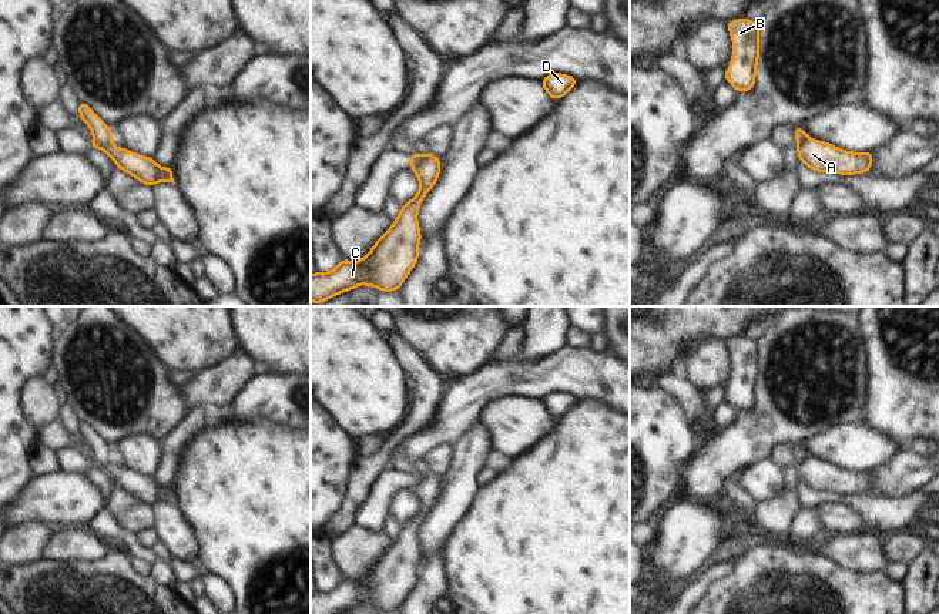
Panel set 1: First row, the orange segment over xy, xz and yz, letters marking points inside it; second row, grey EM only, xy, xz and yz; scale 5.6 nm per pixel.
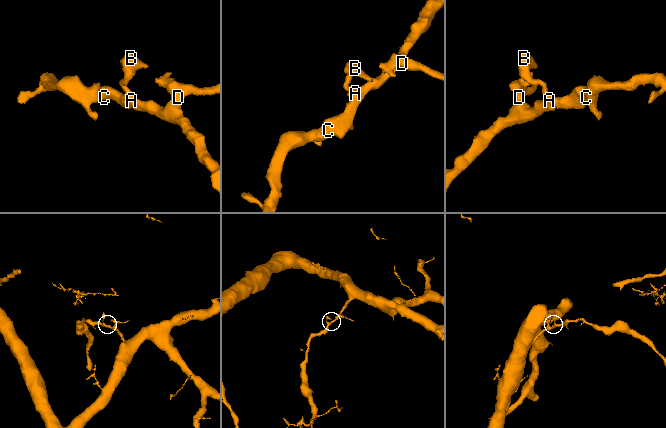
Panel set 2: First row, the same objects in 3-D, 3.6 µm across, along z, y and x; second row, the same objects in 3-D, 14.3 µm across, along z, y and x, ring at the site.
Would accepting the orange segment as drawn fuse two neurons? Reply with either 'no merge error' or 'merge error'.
merge error

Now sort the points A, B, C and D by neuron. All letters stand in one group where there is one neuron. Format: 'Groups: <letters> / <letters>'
Groups: A C D / B.

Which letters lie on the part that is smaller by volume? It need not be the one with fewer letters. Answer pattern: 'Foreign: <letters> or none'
Foreign: B

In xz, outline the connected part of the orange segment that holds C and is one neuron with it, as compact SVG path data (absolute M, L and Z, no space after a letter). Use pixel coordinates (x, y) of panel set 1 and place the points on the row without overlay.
M427 473L413 489L420 507L399 530L396 540L358 581L341 578L332 590L311 594L311 614L339 614L358 604L382 611L400 608L415 587L422 561L417 531L422 519L433 507L440 493L440 477Z

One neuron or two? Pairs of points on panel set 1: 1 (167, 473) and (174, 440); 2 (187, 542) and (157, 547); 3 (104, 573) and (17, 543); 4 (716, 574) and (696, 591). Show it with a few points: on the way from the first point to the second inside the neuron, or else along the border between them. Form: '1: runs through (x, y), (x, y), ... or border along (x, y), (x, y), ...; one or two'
1: runs through (168, 465), (173, 449); one
2: border along (157, 539), (171, 559); two
3: border along (40, 559), (14, 566); two
4: runs through (711, 576), (700, 587); one

